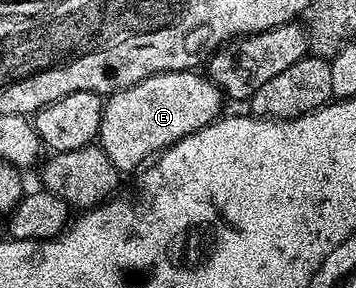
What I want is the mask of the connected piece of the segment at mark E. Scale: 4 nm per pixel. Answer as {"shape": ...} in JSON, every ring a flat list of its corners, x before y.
{"shape":[[170,71,169,73,155,73,146,79,142,79,137,85,131,85,111,94,104,102,102,111,102,123,100,124,100,136,98,144,106,151,110,163,121,174,131,174,139,170,145,163,178,143,186,135,206,127,221,116,220,101,222,94,220,88,200,71]]}

